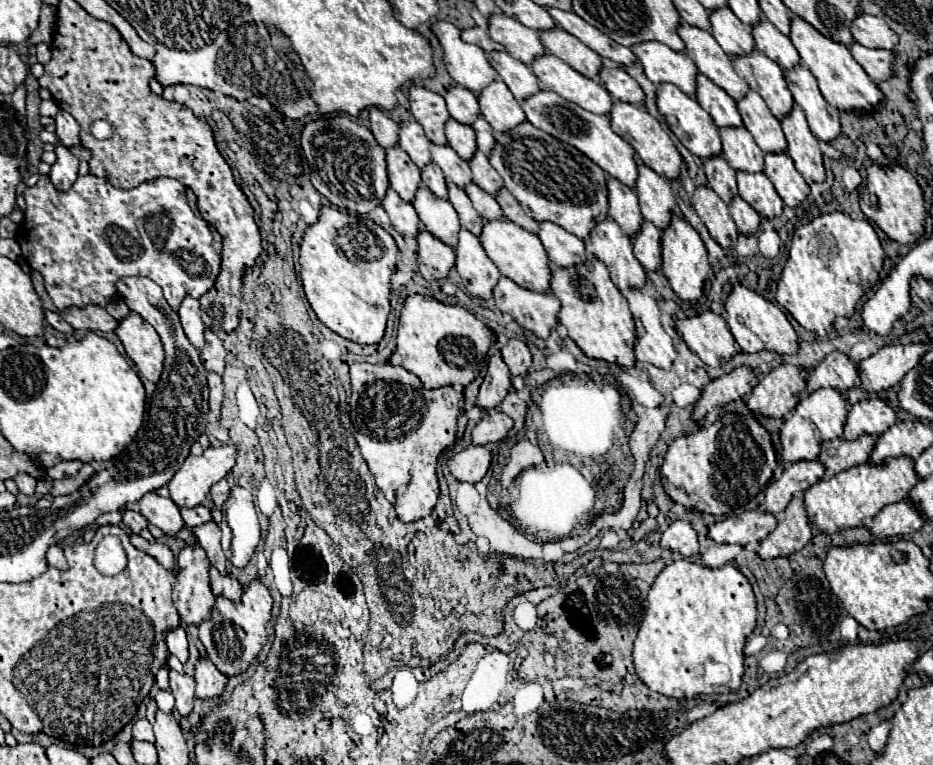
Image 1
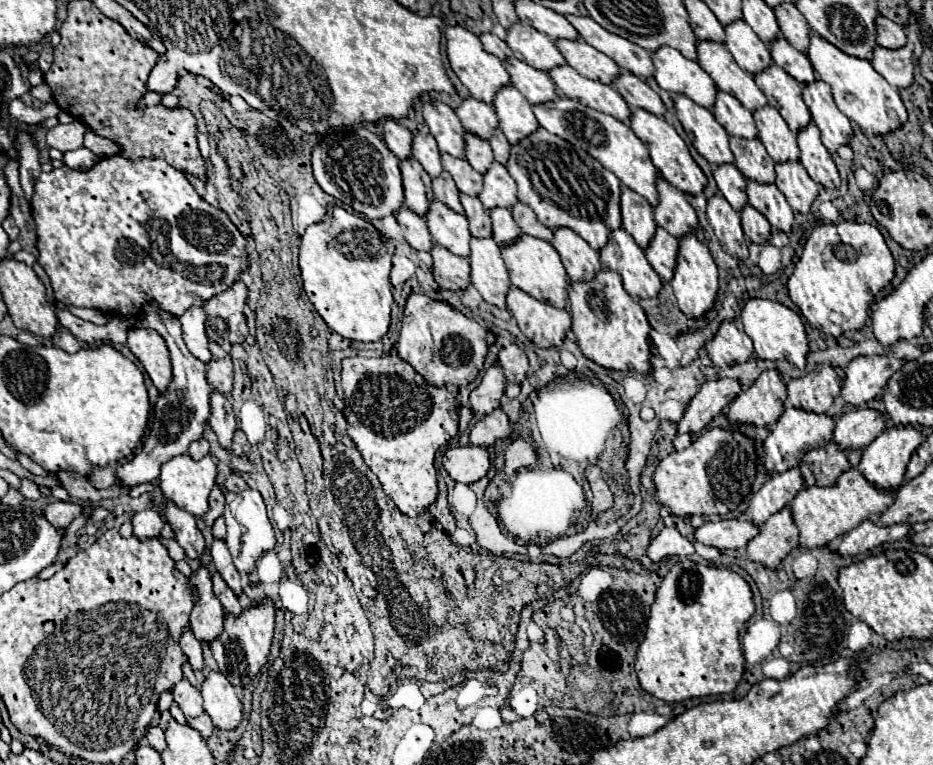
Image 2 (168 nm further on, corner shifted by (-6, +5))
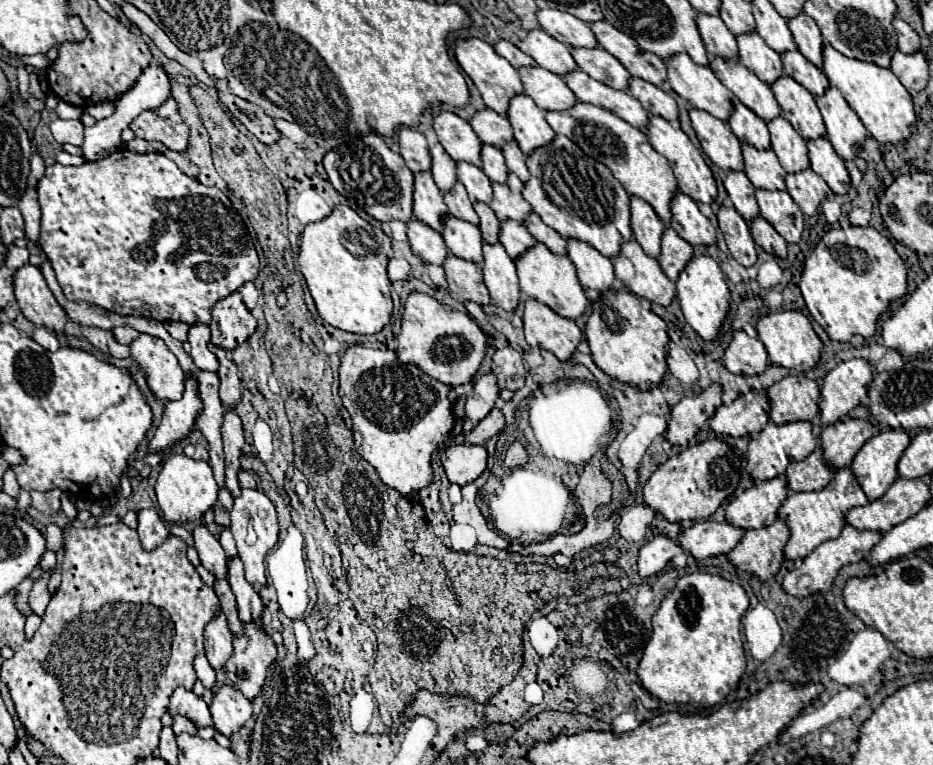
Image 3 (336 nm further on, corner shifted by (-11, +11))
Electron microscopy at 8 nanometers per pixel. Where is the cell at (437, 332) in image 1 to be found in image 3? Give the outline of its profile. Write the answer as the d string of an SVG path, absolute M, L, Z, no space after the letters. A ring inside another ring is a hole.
M410 293L404 303L402 331L396 337L396 357L412 363L444 385L458 387L472 381L486 353L486 335L468 313L448 311L440 301L424 293Z

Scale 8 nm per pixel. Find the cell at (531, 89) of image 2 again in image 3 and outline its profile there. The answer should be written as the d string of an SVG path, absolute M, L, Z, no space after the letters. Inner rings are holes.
M522 67L518 69L524 85L524 93L534 99L534 103L544 111L564 111L576 105L572 89L568 89L564 77L550 73L542 67Z

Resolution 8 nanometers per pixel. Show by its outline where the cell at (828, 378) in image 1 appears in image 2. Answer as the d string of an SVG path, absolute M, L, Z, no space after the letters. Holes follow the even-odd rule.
M821 363L815 369L799 379L791 379L787 383L789 397L785 407L801 407L815 413L825 413L833 399L841 393L843 377L837 373L837 367Z

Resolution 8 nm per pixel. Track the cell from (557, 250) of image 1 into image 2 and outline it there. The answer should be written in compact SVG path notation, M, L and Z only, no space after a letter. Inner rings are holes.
M555 229L551 245L557 249L561 263L573 281L591 281L593 275L601 269L599 251L591 249L591 245L573 229Z

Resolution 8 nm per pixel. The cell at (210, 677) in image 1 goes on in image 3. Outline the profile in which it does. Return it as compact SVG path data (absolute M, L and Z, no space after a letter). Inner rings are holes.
M224 685L216 689L210 713L214 719L214 729L230 737L252 717L252 703L240 691L234 691L234 687Z

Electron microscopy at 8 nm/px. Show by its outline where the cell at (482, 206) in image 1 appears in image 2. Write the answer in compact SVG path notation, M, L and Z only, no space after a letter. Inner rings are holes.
M495 207L495 209L489 209L487 213L493 219L493 239L499 245L509 245L521 235L521 229L513 221L511 211L507 207Z

